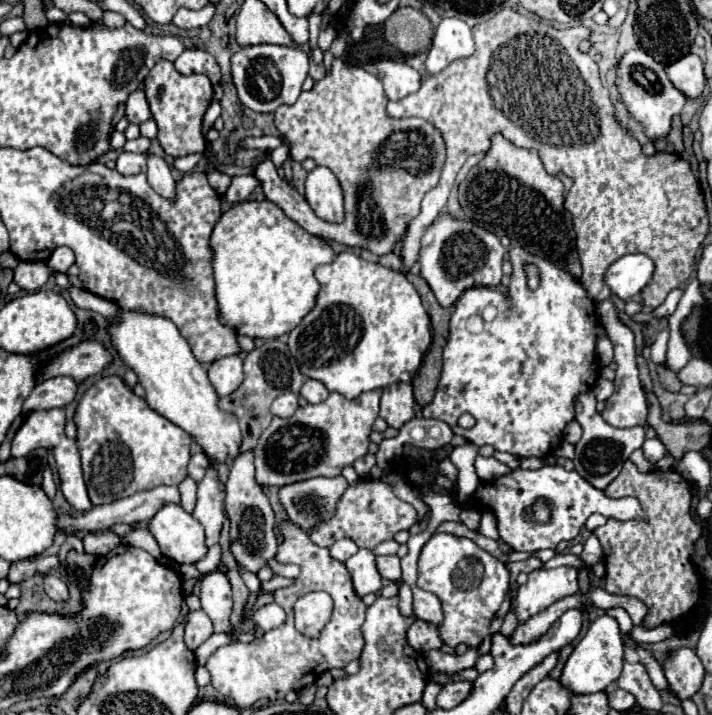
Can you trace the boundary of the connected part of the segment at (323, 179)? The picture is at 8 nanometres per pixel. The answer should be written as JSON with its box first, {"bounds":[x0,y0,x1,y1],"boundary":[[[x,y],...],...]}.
{"bounds":[306,166,344,222],"boundary":[[[316,166],[306,178],[306,200],[314,214],[326,222],[342,222],[344,220],[344,204],[342,204],[342,188],[336,176],[324,168]]]}

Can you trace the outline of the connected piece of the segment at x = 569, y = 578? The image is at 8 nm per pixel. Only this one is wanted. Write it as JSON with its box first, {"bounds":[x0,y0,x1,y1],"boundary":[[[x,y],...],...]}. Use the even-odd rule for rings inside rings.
{"bounds":[512,566,578,624],"boundary":[[[572,566],[560,568],[538,568],[528,574],[528,582],[518,586],[516,596],[512,598],[512,612],[518,618],[518,624],[524,624],[530,616],[546,610],[556,600],[572,596],[578,592],[578,570]]]}

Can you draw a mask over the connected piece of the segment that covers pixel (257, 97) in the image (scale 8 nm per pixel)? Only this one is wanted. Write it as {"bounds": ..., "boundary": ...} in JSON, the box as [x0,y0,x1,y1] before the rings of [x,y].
{"bounds":[230,44,308,112],"boundary":[[[256,44],[244,46],[230,58],[232,82],[238,100],[254,112],[274,112],[282,104],[294,104],[302,92],[302,82],[308,76],[308,54],[292,46]]]}

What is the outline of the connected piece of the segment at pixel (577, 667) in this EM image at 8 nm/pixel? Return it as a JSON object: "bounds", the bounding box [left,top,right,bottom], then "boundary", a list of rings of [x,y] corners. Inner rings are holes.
{"bounds":[560,616,624,694],"boundary":[[[600,616],[588,628],[586,636],[574,646],[568,662],[564,664],[560,684],[570,694],[594,694],[606,690],[612,682],[618,680],[624,664],[624,642],[618,630],[618,622],[610,616]]]}

